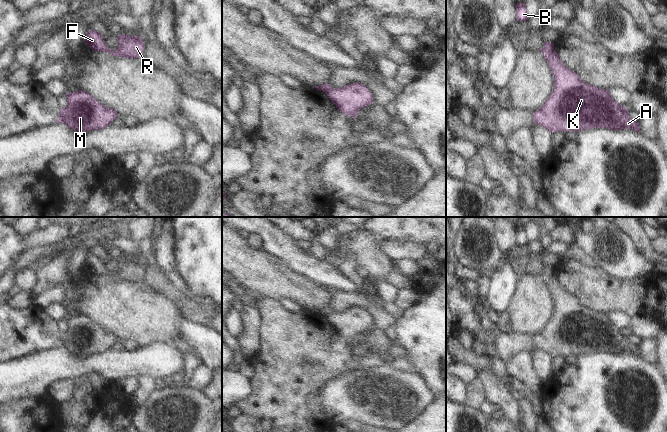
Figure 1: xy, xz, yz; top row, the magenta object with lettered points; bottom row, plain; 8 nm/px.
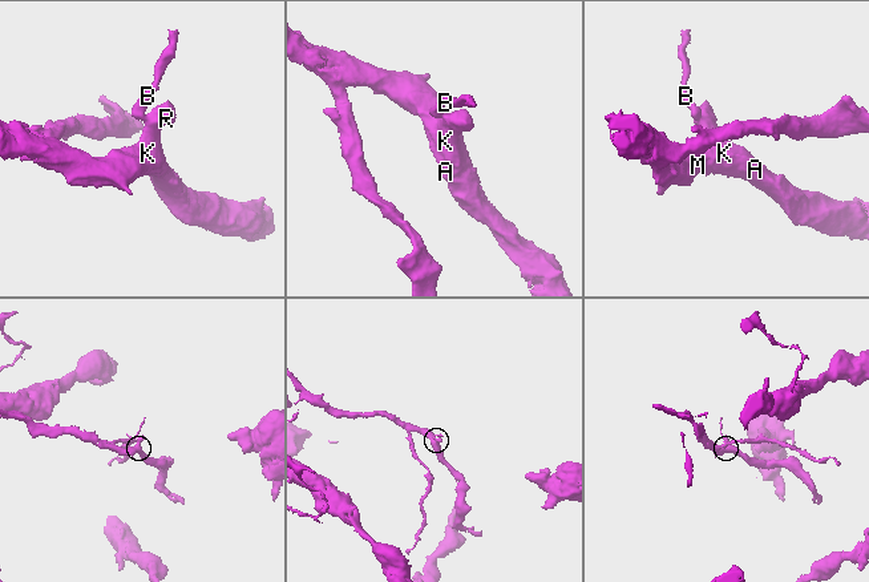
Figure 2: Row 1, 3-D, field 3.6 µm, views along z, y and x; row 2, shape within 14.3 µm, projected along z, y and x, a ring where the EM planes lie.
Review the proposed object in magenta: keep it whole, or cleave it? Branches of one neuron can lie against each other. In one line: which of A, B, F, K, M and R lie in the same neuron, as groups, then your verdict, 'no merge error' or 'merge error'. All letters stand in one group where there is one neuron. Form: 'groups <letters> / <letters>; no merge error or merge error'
groups A K M R / B F; merge error

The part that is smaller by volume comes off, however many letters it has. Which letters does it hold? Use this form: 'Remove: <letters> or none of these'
Remove: B, F

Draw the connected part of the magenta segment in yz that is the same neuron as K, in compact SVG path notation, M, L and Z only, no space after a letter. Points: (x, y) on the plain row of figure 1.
M544 266L540 273L545 284L552 295L554 301L553 316L548 321L544 329L533 337L533 344L536 349L540 349L551 357L557 355L575 355L605 352L620 355L622 353L632 353L642 357L639 346L633 344L625 330L621 330L610 319L609 314L598 312L584 306L576 296L566 291L554 274L554 267Z

